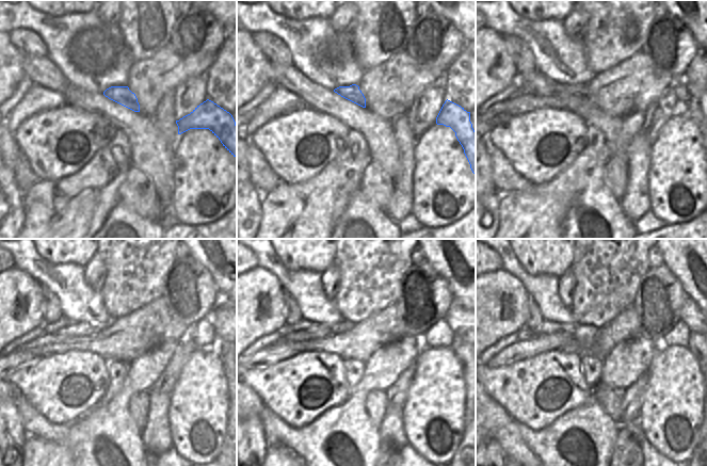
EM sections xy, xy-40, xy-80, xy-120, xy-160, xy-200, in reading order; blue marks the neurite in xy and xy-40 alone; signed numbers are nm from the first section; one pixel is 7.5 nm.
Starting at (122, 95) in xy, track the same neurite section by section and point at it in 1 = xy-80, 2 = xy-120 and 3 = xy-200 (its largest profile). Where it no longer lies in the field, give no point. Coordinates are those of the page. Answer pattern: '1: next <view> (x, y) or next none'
1: next xy-80 (576, 90)
2: next xy-120 (64, 326)
3: next xy-200 (546, 326)

